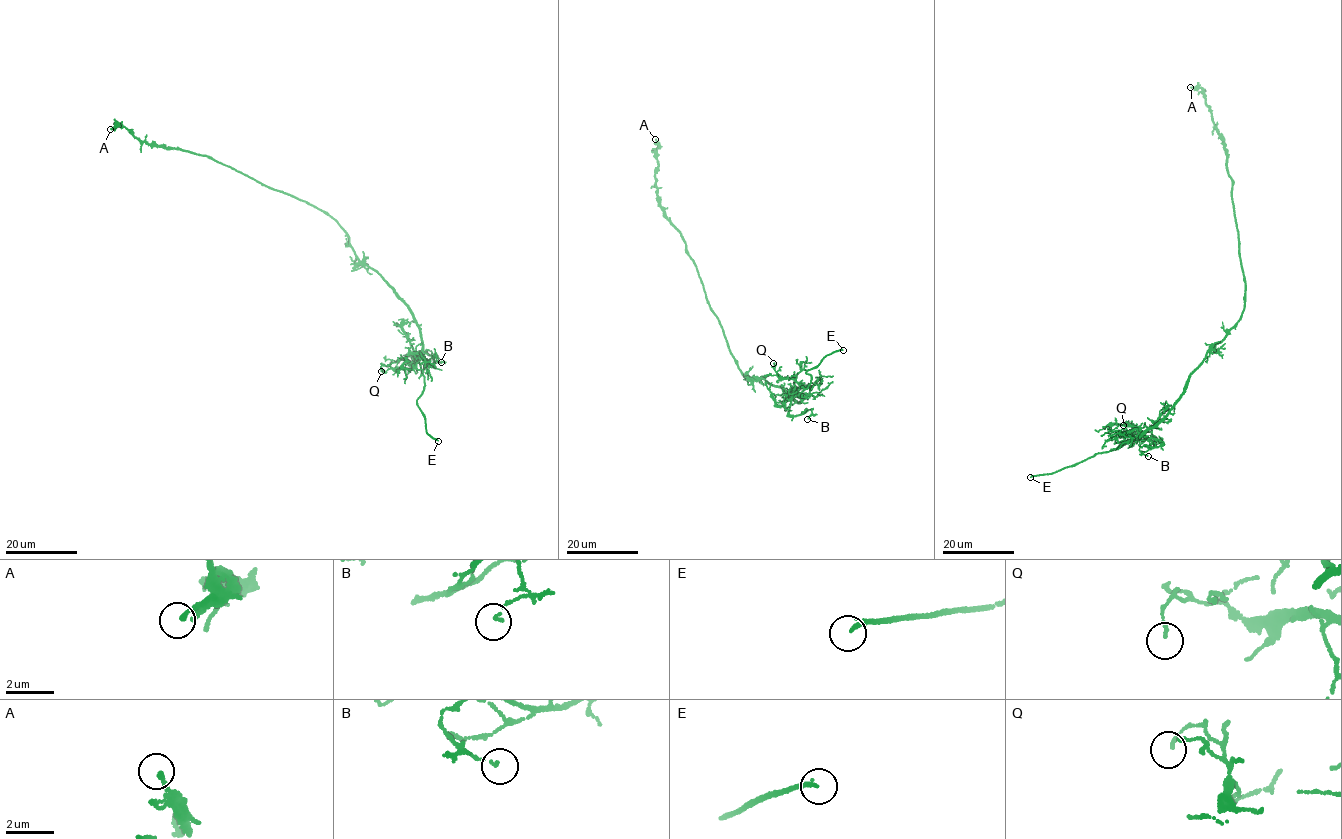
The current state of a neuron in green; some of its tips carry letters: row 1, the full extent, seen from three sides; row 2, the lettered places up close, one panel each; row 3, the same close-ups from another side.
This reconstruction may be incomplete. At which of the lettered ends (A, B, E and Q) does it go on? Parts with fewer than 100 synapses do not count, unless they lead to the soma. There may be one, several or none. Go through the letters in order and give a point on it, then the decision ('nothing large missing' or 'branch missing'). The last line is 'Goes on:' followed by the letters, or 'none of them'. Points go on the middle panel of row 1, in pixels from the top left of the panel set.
A: (655, 139) | nothing large missing
B: (807, 419) | nothing large missing
E: (843, 350) | branch missing
Q: (773, 363) | nothing large missing
Goes on: E

